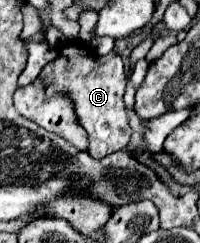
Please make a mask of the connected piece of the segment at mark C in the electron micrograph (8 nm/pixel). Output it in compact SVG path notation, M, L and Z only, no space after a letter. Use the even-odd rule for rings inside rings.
M69 40L59 46L59 54L51 60L39 74L41 82L49 82L57 90L57 80L63 80L63 92L71 98L75 106L75 114L79 124L87 130L89 154L93 158L103 158L111 152L121 150L131 140L131 126L127 118L127 110L123 106L123 94L127 86L127 74L123 68L123 60L117 52L109 52L105 56L97 56L87 44L79 40ZM55 66L65 66L65 70L57 70Z

